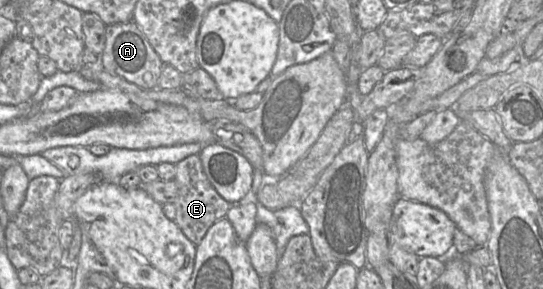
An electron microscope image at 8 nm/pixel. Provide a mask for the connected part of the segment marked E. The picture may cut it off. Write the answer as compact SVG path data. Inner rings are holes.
M199 154L190 155L176 164L174 181L178 186L178 195L173 202L176 208L174 221L184 235L197 246L208 229L226 216L231 204L223 199L209 182Z

